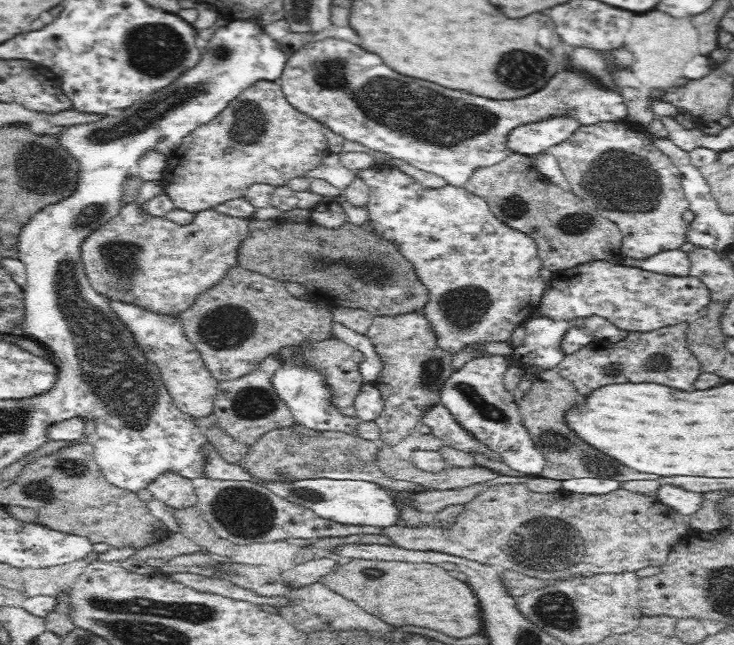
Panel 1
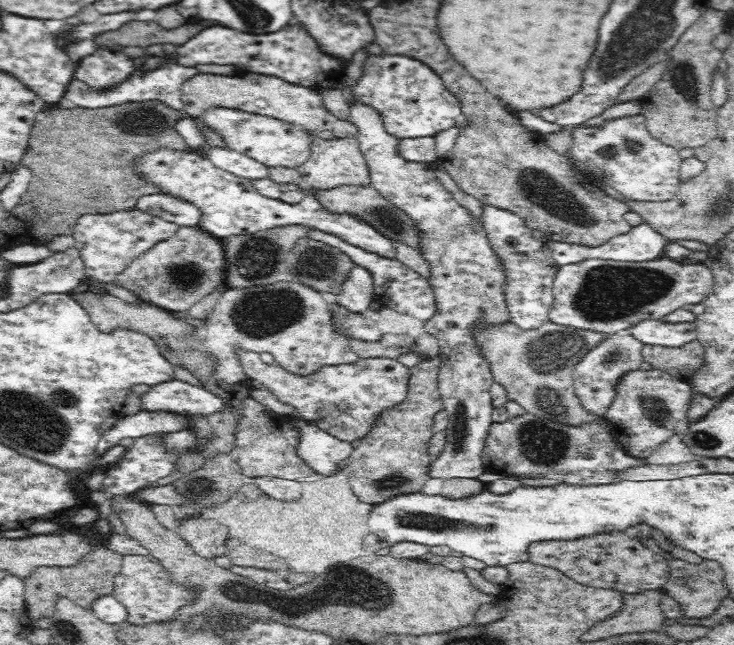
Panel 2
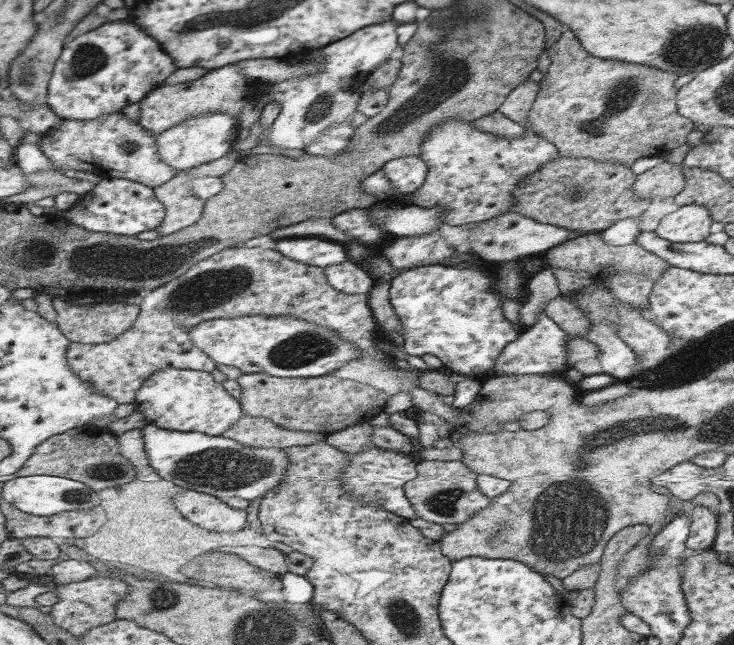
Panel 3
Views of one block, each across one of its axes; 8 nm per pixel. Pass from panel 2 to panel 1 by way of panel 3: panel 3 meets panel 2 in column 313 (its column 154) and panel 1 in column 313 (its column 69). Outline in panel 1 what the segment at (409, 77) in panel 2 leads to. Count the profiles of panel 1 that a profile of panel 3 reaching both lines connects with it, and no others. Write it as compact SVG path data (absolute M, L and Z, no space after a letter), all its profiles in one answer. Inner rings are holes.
M336 38L313 43L309 48L291 55L277 83L282 85L287 100L297 110L323 122L346 140L358 142L380 154L388 154L391 159L403 160L405 164L444 178L447 184L460 187L474 172L497 166L506 160L513 153L507 145L508 135L525 124L542 123L550 119L572 119L578 127L593 127L594 124L605 122L624 122L626 116L624 101L617 90L578 66L560 68L546 82L546 86L534 94L516 100L486 100L482 96L472 96L470 92L446 90L438 84L408 80L404 76L400 78L384 68L376 56L364 54L354 44Z

